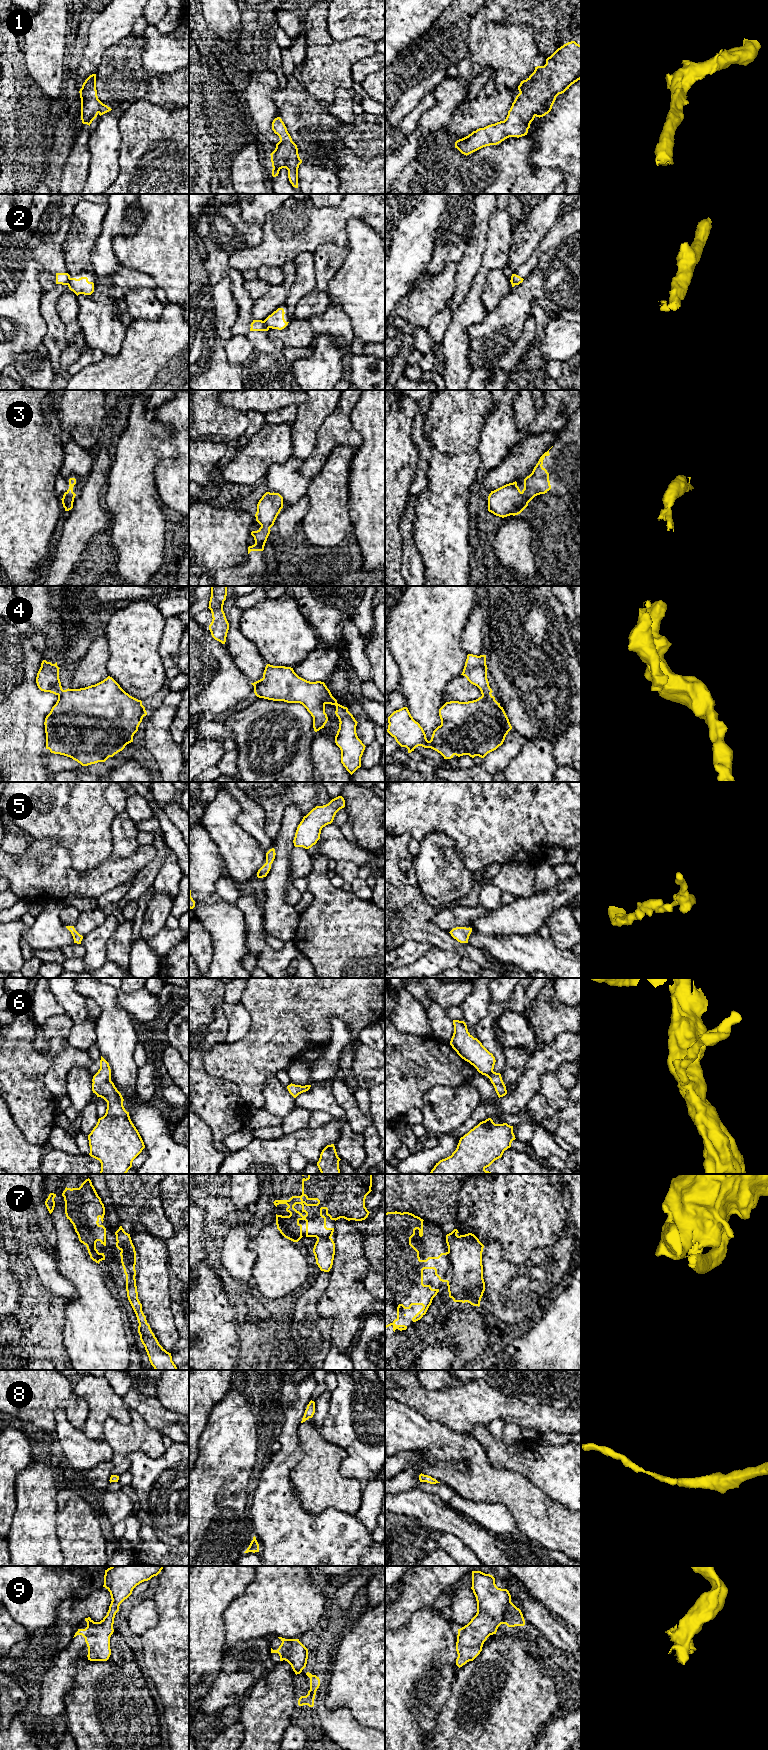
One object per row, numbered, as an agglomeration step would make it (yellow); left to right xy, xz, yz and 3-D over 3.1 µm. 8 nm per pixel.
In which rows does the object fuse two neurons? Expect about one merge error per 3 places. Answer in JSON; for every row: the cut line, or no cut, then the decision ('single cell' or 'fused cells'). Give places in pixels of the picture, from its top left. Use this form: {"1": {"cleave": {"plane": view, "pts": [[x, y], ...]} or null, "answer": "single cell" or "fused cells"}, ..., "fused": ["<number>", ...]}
{"1": {"cleave": null, "answer": "single cell"}, "2": {"cleave": {"plane": "xy", "pts": [[70, 278], [67, 284]]}, "answer": "fused cells"}, "3": {"cleave": null, "answer": "single cell"}, "4": {"cleave": {"plane": "yz", "pts": [[490, 693], [482, 695]]}, "answer": "fused cells"}, "5": {"cleave": null, "answer": "single cell"}, "6": {"cleave": null, "answer": "single cell"}, "7": {"cleave": {"plane": "yz", "pts": [[448, 1252], [450, 1267], [449, 1277], [446, 1281]]}, "answer": "fused cells"}, "8": {"cleave": null, "answer": "single cell"}, "9": {"cleave": null, "answer": "single cell"}, "fused": ["2", "4", "7"]}

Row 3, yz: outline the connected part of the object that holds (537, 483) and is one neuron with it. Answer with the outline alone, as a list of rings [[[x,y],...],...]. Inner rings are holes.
[[[552,446],[552,447],[553,447],[553,446]],[[551,447],[551,448],[552,448],[552,447]],[[550,448],[550,449],[551,449],[551,448]],[[549,449],[549,450],[550,450],[550,449]],[[548,450],[547,452],[545,452],[545,453],[540,457],[540,459],[539,459],[538,463],[536,464],[536,466],[534,467],[532,473],[524,479],[524,489],[523,489],[522,491],[521,491],[521,490],[519,489],[519,487],[517,486],[517,482],[516,482],[516,481],[513,482],[513,483],[506,484],[506,485],[498,488],[498,489],[496,489],[496,490],[494,490],[494,491],[491,491],[491,493],[490,493],[489,496],[488,496],[488,511],[489,511],[489,512],[493,513],[493,514],[496,515],[496,516],[502,517],[502,518],[507,517],[507,516],[510,516],[510,515],[513,515],[513,516],[518,515],[518,514],[520,514],[520,513],[528,506],[528,503],[529,503],[535,496],[540,495],[540,494],[545,494],[545,493],[547,493],[547,492],[551,489],[551,485],[550,485],[550,481],[549,481],[549,473],[548,473],[547,470],[542,466],[542,465],[543,465],[543,460],[544,460],[544,458],[545,458],[546,456],[549,456],[549,455],[550,455],[550,454],[549,454],[549,450]]]

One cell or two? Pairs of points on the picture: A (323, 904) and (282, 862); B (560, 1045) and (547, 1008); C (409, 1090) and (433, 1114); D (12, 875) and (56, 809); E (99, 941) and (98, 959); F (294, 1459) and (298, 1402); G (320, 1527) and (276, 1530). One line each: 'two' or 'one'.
A: two
B: two
C: two
D: two
E: one
F: one
G: one

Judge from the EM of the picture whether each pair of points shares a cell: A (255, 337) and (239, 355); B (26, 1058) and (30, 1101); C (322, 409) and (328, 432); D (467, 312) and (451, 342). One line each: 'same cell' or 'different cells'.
A: different cells
B: same cell
C: different cells
D: same cell

